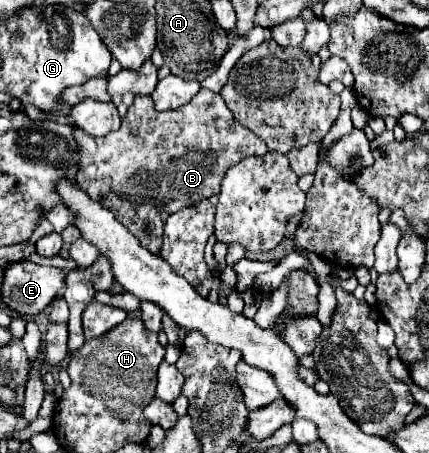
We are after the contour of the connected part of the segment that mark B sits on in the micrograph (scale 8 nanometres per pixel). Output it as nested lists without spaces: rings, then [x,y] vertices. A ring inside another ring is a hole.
[[[200,90],[186,106],[182,106],[182,110],[172,112],[158,112],[150,96],[136,96],[122,122],[122,130],[108,134],[106,138],[94,138],[84,130],[74,128],[74,140],[80,152],[76,182],[90,198],[114,212],[118,222],[122,222],[152,254],[158,254],[162,246],[162,226],[172,212],[218,194],[220,182],[230,166],[246,156],[264,156],[268,152],[258,136],[234,120],[222,96],[210,90]]]

